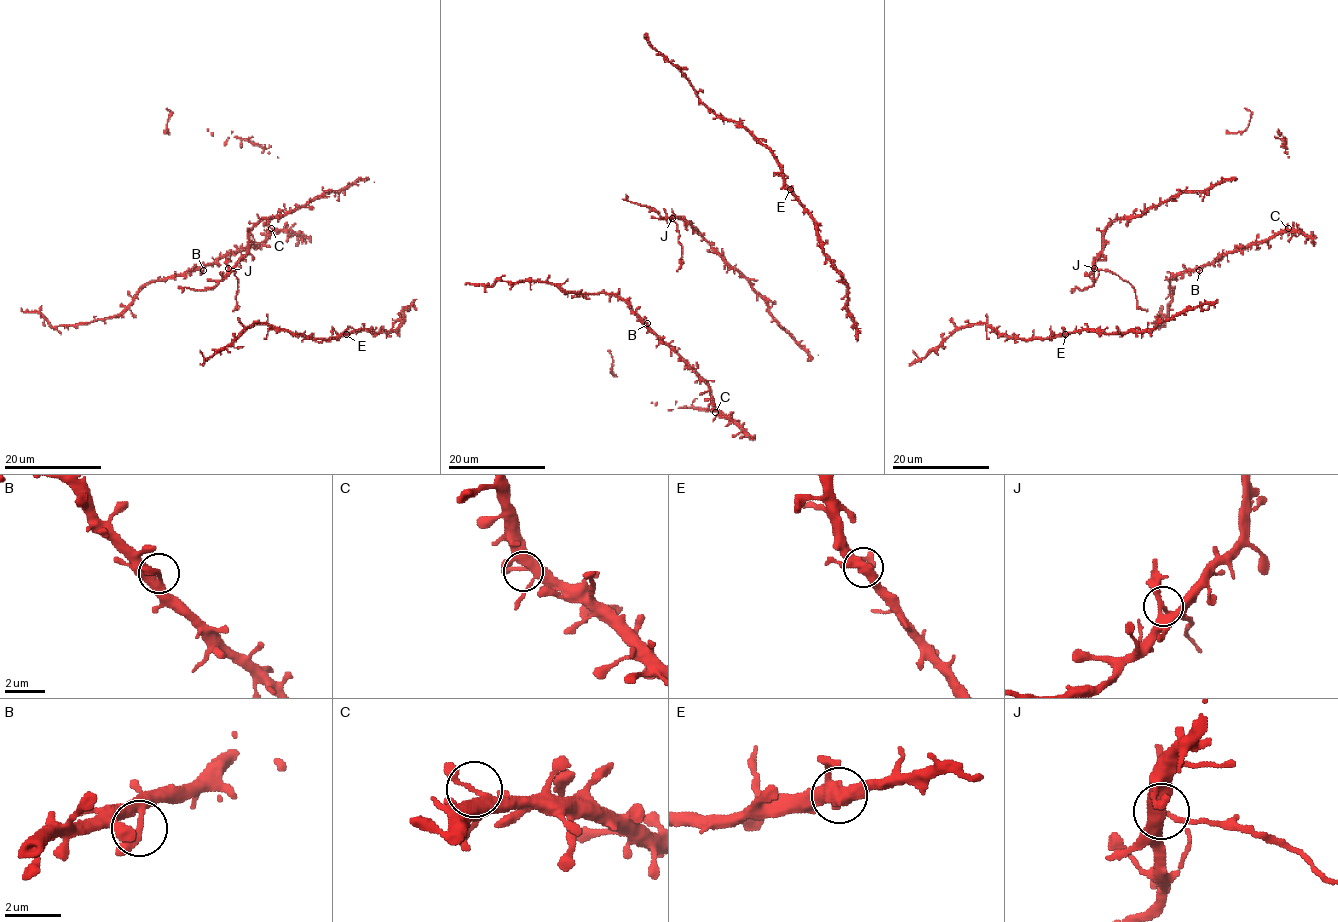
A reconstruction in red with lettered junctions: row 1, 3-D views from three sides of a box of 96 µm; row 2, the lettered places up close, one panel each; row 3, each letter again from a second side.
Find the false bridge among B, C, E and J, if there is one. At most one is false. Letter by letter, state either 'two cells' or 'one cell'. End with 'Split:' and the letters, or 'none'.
B: one cell
C: one cell
E: one cell
J: two cells
Split: J

